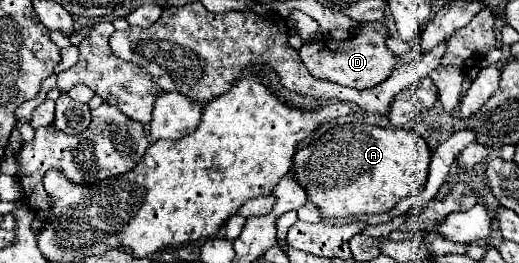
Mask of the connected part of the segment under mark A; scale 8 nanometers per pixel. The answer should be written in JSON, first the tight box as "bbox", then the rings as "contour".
{"bbox":[294,125,430,217],"contour":[[[334,125],[318,135],[312,143],[298,149],[294,155],[294,177],[306,189],[308,199],[316,203],[324,217],[350,217],[350,215],[374,215],[390,211],[400,199],[418,195],[428,179],[430,149],[422,135],[410,129],[382,129],[372,125]]]}

